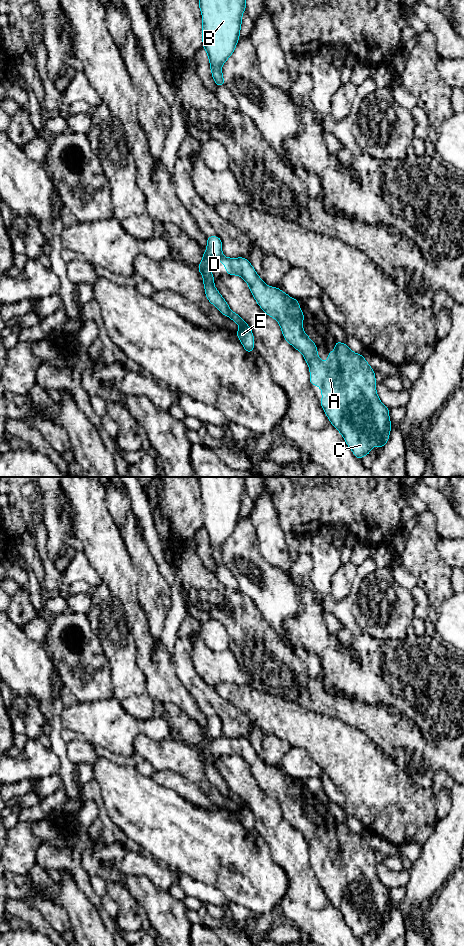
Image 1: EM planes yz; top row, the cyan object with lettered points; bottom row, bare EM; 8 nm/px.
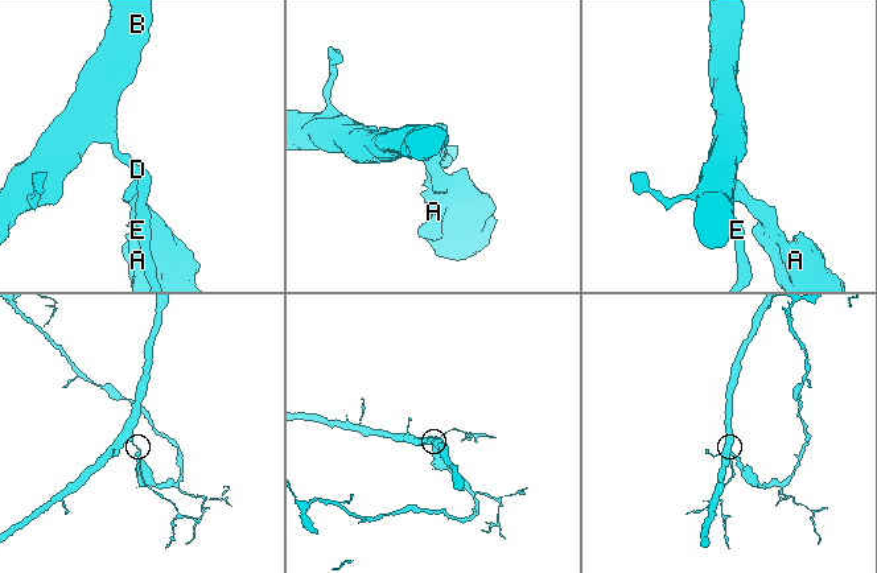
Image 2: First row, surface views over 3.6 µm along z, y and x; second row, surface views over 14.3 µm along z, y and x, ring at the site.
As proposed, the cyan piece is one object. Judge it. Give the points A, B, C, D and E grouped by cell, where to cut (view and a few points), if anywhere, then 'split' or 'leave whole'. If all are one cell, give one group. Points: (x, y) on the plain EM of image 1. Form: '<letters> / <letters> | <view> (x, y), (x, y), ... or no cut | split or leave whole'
A C / B D E | yz (222, 735), (216, 738) | split

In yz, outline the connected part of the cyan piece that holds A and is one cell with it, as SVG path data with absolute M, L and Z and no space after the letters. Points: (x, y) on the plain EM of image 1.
M221 736L217 739L224 744L227 755L239 755L246 761L261 789L278 801L285 820L303 834L310 849L310 864L319 866L322 871L320 883L323 890L331 904L342 914L355 937L361 939L364 935L370 935L370 929L374 926L384 928L392 907L389 889L381 883L376 873L375 852L364 837L352 832L345 823L335 822L335 830L328 833L327 842L323 843L317 834L317 826L302 808L304 794L298 780L279 768L266 765L246 738Z

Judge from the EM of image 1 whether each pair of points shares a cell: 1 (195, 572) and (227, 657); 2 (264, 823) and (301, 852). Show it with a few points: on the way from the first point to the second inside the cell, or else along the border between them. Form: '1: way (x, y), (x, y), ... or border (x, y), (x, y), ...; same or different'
1: border (229, 648), (231, 651); different
2: way (273, 829), (292, 848); same

